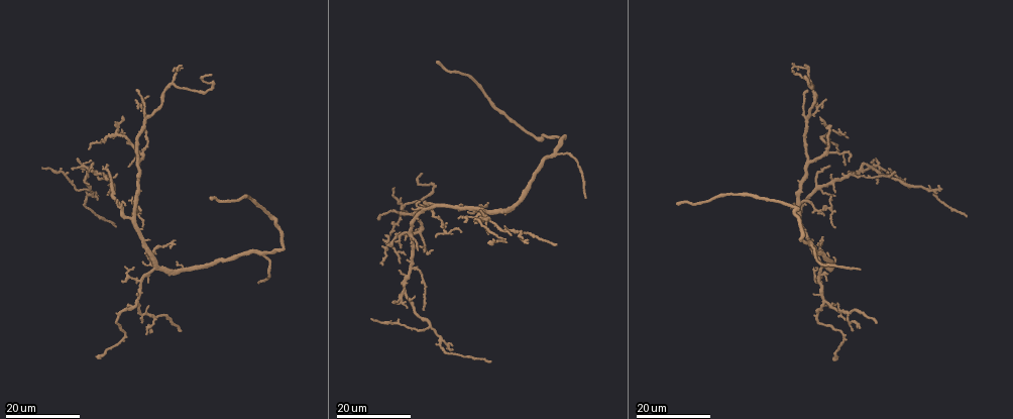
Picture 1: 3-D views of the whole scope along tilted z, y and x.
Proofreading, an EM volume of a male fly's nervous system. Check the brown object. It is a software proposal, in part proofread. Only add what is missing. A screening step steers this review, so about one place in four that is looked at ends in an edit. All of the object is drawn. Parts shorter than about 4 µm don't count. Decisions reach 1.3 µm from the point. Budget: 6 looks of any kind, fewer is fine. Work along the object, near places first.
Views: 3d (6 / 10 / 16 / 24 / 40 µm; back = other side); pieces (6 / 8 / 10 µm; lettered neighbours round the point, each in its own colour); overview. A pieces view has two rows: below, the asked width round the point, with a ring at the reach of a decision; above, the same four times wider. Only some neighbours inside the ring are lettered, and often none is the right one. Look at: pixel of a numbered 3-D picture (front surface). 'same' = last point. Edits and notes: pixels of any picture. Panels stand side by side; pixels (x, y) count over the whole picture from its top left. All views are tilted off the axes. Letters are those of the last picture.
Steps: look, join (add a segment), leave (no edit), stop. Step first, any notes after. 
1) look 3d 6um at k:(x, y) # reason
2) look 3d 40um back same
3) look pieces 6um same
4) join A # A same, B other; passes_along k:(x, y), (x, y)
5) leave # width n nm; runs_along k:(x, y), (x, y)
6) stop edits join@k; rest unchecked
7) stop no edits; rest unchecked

look 3d 24um at 1:(858, 267)

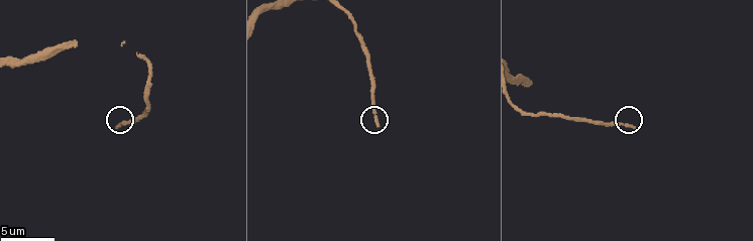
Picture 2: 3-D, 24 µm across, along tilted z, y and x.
look pieces 6um at 2:(378, 124)

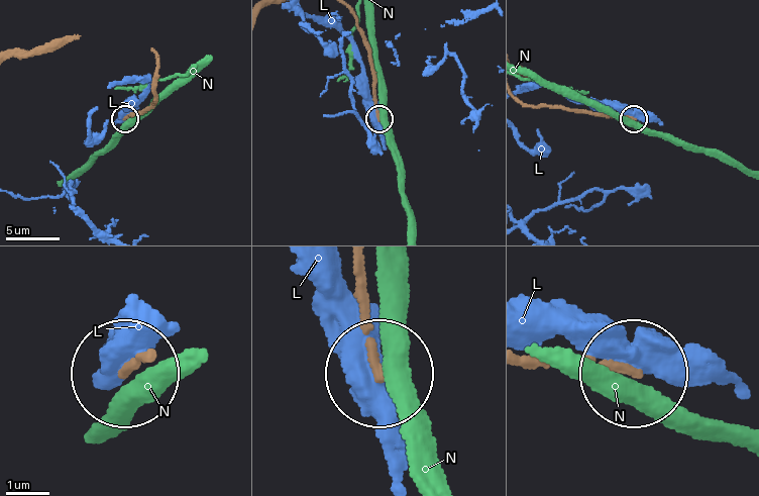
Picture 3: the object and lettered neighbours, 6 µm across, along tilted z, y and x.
leave # L other, N other; runs_along 3:(348, 8), (368, 54), (378, 118); none of them fits

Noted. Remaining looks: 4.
look 3d 16um at 1:(678, 204) # branch stops here

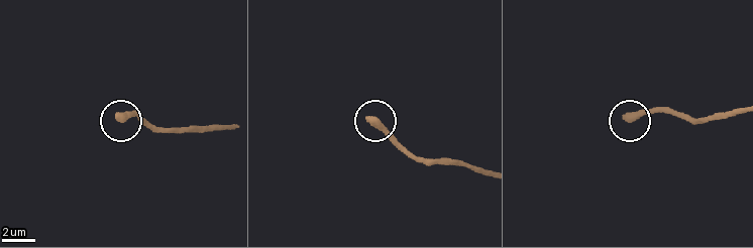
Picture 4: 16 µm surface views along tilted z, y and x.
look pieces 8um at 4:(119, 119)

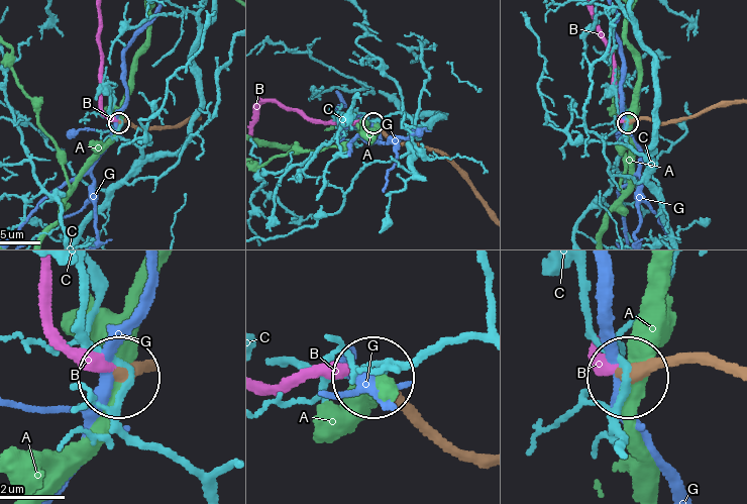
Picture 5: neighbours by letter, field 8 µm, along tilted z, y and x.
join B # A other, B same, C other, G other; passes_along 5:(128, 122), (112, 119), (102, 106), (99, 13); the neuron continues

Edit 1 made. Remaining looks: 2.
stop edits join@5; rest unchecked

